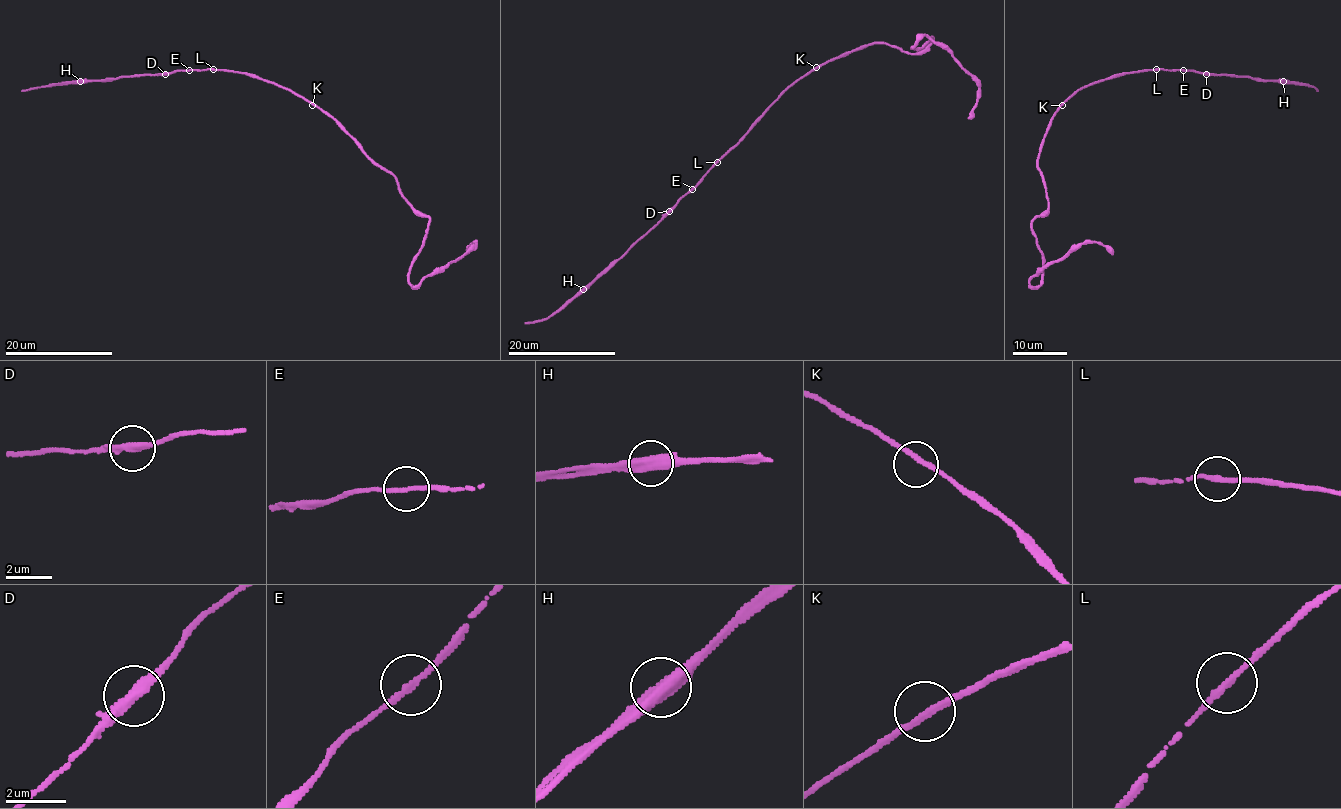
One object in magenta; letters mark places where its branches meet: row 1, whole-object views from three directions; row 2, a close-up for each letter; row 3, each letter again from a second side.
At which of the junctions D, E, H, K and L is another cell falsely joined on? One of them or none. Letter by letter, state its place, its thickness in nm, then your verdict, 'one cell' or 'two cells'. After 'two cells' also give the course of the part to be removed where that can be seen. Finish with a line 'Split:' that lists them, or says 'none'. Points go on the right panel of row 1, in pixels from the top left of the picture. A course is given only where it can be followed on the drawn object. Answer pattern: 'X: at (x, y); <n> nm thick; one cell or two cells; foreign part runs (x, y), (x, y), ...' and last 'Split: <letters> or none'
D: at (1206, 74); 320 nm thick; one cell
E: at (1183, 70); 180 nm thick; one cell
H: at (1283, 81); 500 nm thick; two cells; foreign part runs (1284, 81), (1313, 86), (1317, 90)
K: at (1062, 105); 200 nm thick; one cell
L: at (1156, 69); 200 nm thick; one cell
Split: H

